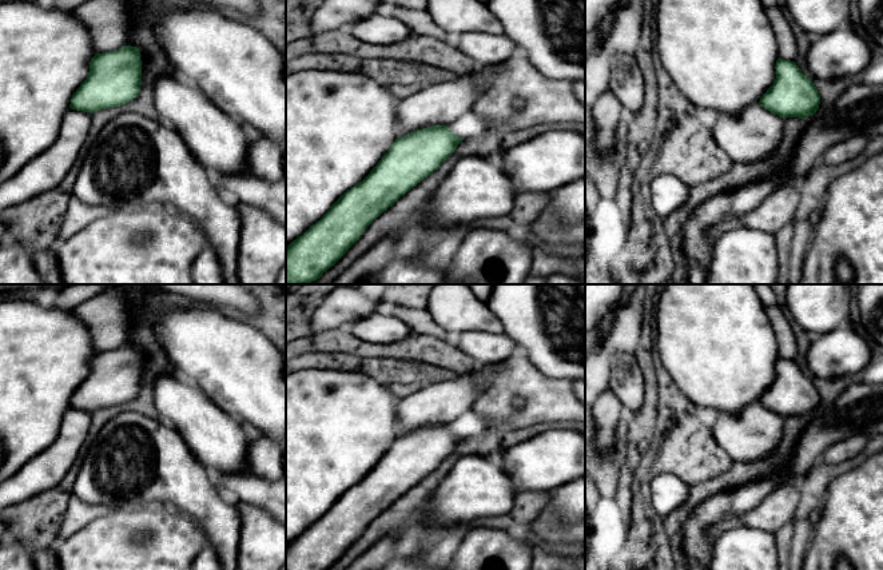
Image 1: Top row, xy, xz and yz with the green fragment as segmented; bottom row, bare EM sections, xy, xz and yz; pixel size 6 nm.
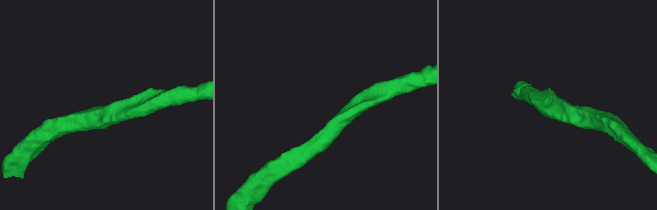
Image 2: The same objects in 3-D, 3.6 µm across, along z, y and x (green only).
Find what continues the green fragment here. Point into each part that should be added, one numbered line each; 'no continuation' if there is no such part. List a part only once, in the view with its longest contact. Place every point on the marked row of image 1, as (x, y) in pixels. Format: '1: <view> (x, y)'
1: xz (440, 104)

